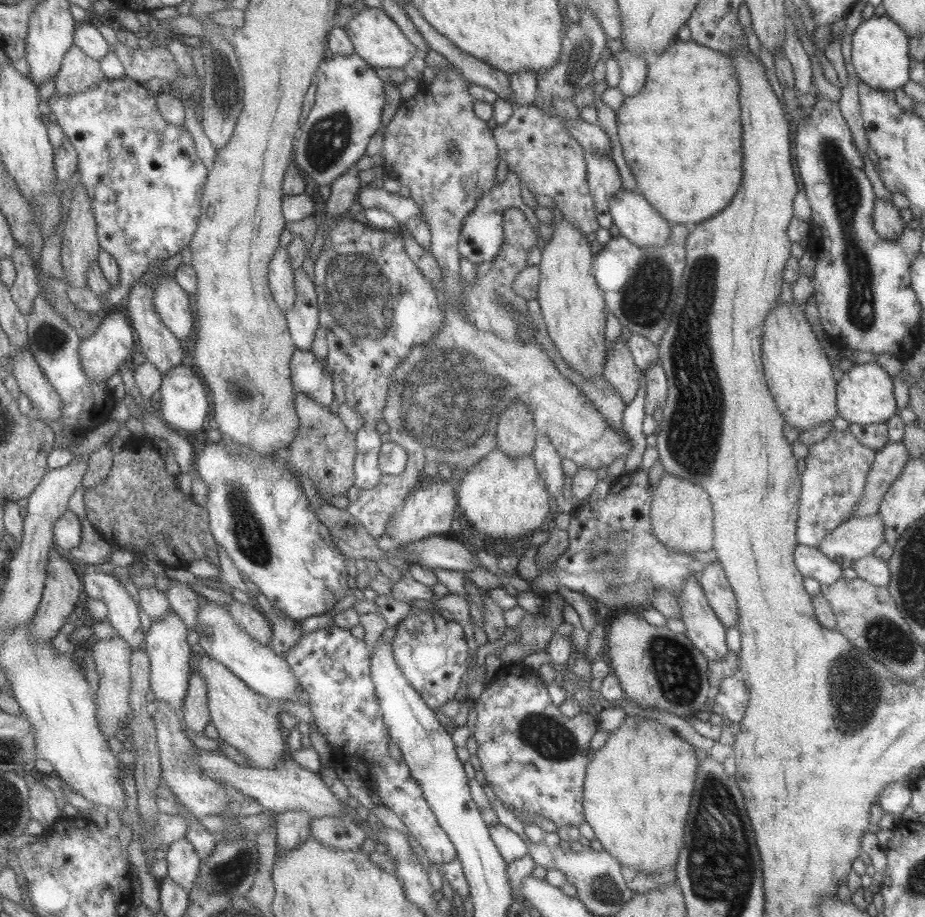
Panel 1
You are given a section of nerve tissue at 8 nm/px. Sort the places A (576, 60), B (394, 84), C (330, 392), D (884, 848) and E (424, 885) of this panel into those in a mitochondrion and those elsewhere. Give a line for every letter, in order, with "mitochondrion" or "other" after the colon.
A: mitochondrion
B: other
C: other
D: other
E: other

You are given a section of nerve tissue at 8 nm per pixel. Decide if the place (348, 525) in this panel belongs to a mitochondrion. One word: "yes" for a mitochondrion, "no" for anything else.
no

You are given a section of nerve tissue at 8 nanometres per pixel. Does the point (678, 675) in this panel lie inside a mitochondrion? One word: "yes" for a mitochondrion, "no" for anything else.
yes

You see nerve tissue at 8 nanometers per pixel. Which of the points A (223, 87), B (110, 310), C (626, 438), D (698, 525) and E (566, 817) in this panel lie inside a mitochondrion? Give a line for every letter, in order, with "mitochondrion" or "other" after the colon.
A: mitochondrion
B: other
C: other
D: other
E: other

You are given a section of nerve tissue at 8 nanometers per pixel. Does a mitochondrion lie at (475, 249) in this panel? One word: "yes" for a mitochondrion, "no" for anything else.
no

